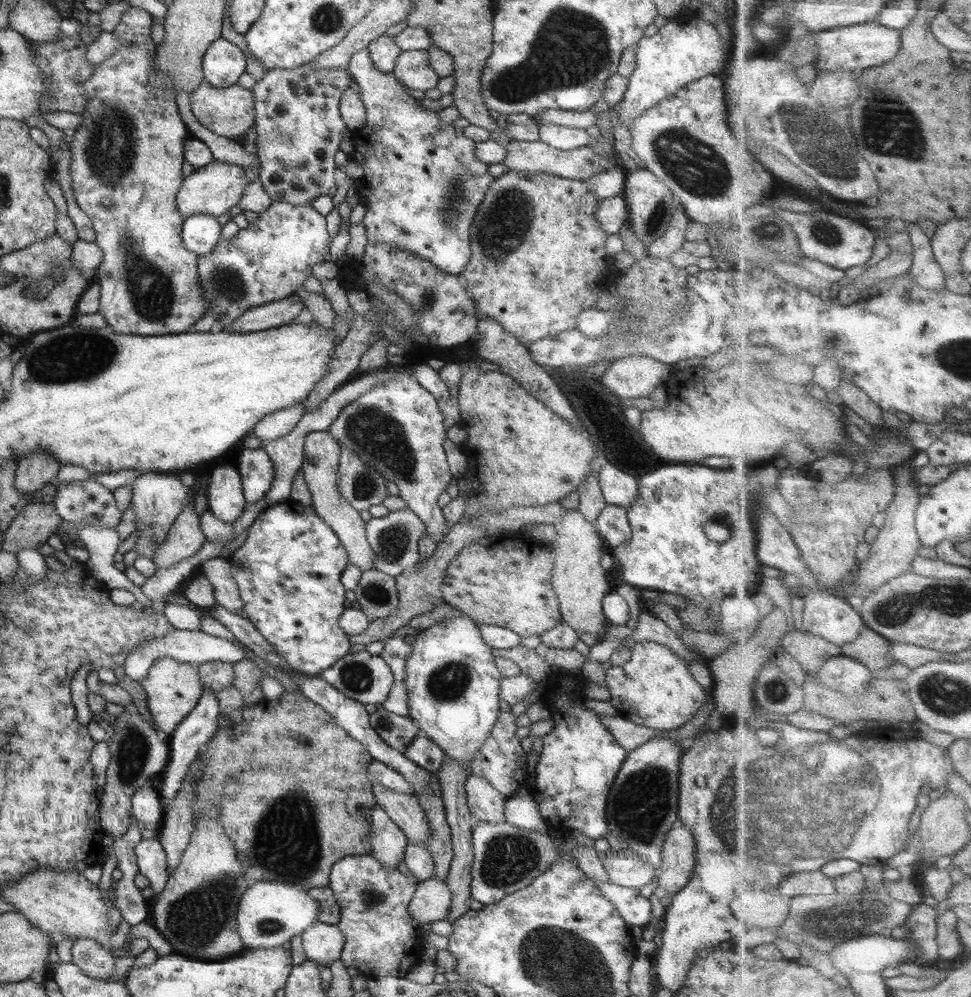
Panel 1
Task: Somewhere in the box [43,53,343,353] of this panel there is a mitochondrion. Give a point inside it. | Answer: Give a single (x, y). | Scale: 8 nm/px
(109, 150)

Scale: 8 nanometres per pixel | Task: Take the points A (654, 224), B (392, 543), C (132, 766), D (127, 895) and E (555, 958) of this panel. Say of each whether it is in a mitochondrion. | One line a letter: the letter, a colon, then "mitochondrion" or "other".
A: mitochondrion
B: mitochondrion
C: mitochondrion
D: other
E: mitochondrion

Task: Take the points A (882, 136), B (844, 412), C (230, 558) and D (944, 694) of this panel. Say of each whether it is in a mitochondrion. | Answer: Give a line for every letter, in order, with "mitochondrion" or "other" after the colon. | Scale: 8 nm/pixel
A: mitochondrion
B: other
C: other
D: mitochondrion

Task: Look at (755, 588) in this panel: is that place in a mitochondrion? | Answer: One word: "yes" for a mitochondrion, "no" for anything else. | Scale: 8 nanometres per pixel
no

